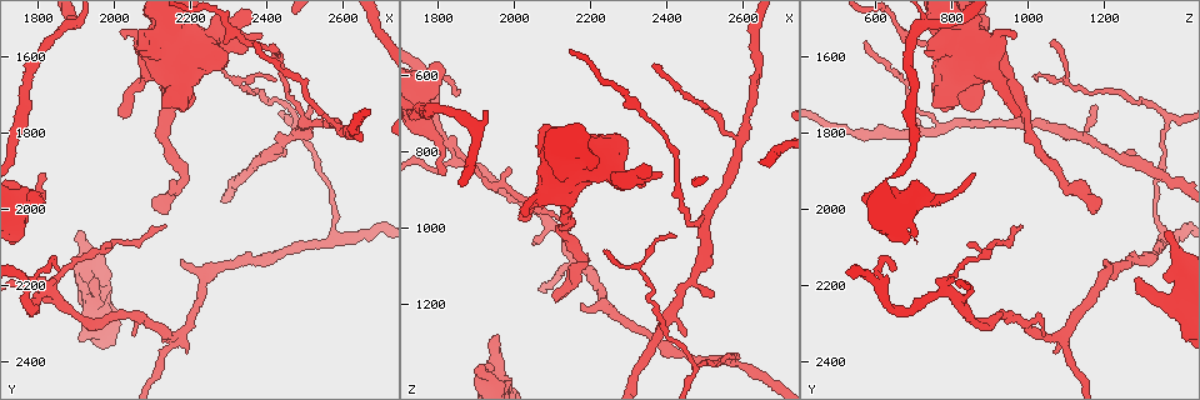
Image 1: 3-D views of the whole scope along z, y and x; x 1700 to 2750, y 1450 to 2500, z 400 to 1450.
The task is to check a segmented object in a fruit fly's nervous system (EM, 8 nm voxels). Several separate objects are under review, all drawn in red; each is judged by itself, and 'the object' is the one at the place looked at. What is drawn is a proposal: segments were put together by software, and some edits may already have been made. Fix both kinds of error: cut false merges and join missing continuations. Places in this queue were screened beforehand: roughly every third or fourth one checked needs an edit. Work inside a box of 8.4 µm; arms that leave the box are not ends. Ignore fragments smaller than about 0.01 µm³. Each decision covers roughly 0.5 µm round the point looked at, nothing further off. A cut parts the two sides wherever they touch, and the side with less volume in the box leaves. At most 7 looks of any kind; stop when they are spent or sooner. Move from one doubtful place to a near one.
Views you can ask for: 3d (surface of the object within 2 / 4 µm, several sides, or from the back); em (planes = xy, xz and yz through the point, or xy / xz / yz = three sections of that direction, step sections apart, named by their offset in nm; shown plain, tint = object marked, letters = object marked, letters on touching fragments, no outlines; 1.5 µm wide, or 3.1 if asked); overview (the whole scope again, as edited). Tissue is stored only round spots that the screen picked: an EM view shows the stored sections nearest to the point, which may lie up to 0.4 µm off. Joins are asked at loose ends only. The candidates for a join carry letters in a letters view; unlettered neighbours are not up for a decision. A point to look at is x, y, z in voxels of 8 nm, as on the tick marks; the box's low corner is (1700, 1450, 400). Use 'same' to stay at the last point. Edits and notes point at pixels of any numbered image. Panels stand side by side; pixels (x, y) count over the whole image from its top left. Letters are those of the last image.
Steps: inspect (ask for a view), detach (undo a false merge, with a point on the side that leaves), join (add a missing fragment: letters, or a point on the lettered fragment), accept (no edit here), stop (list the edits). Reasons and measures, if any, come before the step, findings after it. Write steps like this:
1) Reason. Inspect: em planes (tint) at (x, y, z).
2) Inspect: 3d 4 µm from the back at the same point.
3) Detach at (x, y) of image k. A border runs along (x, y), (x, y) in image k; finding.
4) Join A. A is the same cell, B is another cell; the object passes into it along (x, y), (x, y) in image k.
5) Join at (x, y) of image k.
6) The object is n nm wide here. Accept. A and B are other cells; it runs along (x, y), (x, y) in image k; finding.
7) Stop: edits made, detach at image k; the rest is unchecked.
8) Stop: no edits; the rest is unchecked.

Inspect: em xy step 4 (tint) at (2015, 1755, 980).

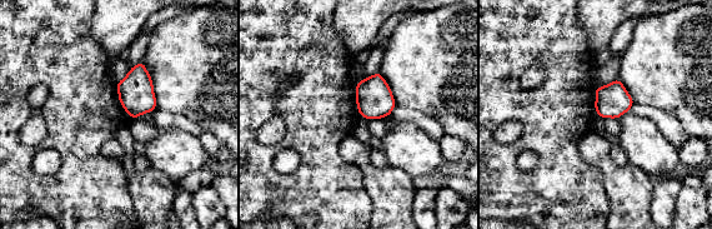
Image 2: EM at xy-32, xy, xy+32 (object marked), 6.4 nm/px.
Another direction. Inspect: em planes (letters) at the same point.

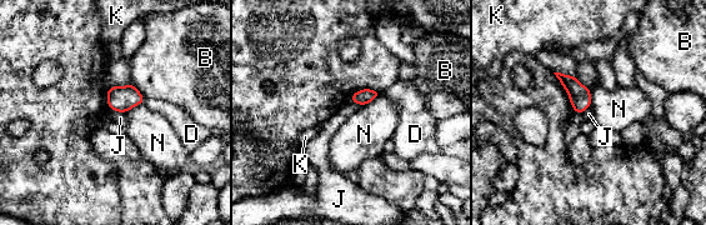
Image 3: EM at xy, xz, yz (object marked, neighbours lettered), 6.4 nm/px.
Accept. B, D, J, K and N are other cells; no lettered fragment goes on from it.

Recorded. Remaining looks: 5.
Three-way junction. Inspect: em yz step 8 (tint) at (2595, 1780, 780).

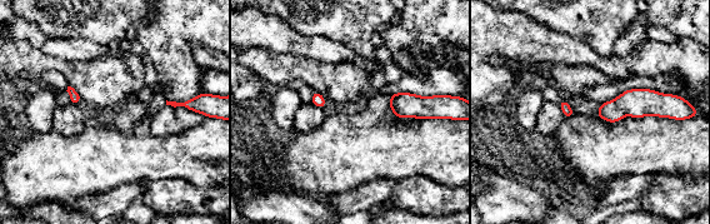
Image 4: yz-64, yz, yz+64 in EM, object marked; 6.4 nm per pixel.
Inspect: em yz step 8 (letters) at the same point.

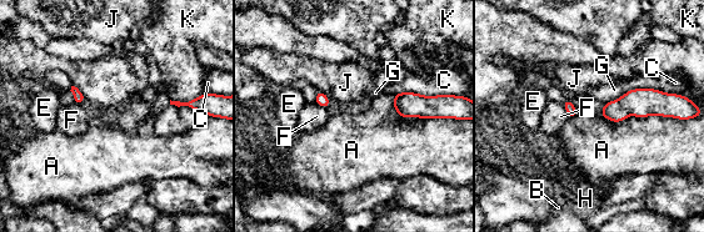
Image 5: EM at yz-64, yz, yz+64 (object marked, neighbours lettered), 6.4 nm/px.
Accept. A, B, C, E, F, G, H, J and K are other cells; a border runs along (629, 89), (617, 99), (604, 104) in image 5; one cell here.

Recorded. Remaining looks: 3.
Sudden change in width. Inspect: em planes (letters) at (1795, 1970, 760).

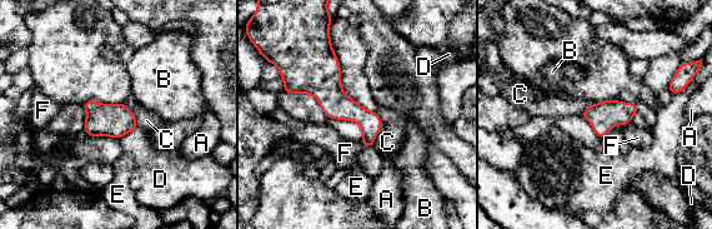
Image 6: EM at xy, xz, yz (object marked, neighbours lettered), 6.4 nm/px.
Accept. A, B, C, D, E and F are other cells; a border runs along (374, 110), (382, 124), (375, 147) in image 6; continuous, no second cell.

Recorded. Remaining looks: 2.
Stop: no edits; the rest is unchecked.

